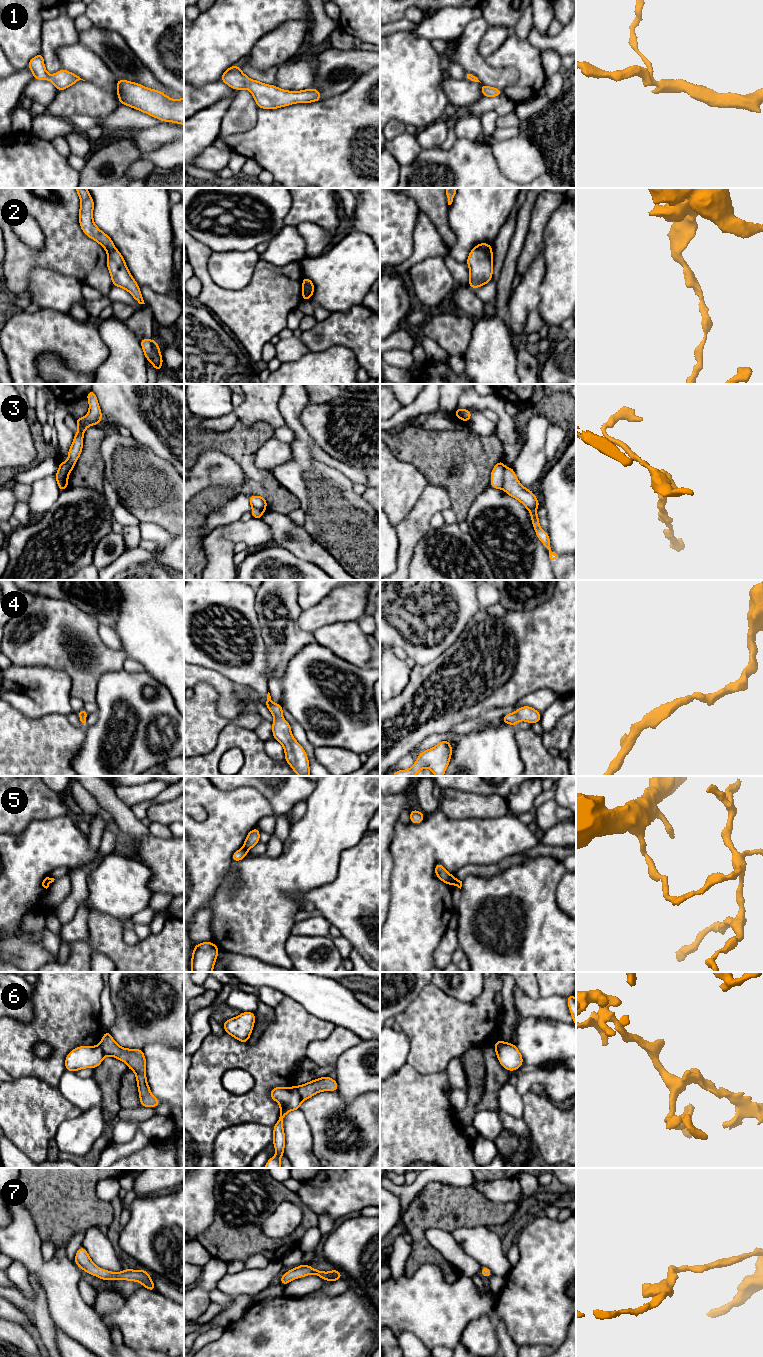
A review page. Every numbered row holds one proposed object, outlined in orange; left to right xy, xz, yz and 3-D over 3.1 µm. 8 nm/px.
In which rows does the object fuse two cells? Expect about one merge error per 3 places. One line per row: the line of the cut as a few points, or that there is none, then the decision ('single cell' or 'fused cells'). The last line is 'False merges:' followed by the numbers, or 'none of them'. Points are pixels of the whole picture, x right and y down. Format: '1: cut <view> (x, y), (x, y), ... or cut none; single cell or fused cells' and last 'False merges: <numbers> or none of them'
1: cut none; single cell
2: cut yz (475, 247), (491, 251); fused cells
3: cut yz (504, 469), (503, 483), (500, 487); fused cells
4: cut none; single cell
5: cut yz (452, 878), (453, 883); fused cells
6: cut xz (295, 1087), (302, 1099); fused cells
7: cut none; single cell
False merges: 2, 3, 5, 6

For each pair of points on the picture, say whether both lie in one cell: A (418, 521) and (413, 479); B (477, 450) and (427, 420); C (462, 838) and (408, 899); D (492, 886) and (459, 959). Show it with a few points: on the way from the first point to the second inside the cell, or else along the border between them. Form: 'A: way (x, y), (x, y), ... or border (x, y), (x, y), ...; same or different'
A: border (427, 484), (413, 508), (401, 520); different
B: border (421, 427), (435, 430), (463, 429), (467, 432); different
C: way (445, 846), (414, 877), (414, 882); same
D: border (459, 946), (469, 961); different

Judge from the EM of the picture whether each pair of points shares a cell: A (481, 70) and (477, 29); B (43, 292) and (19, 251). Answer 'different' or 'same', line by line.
A: same
B: different

